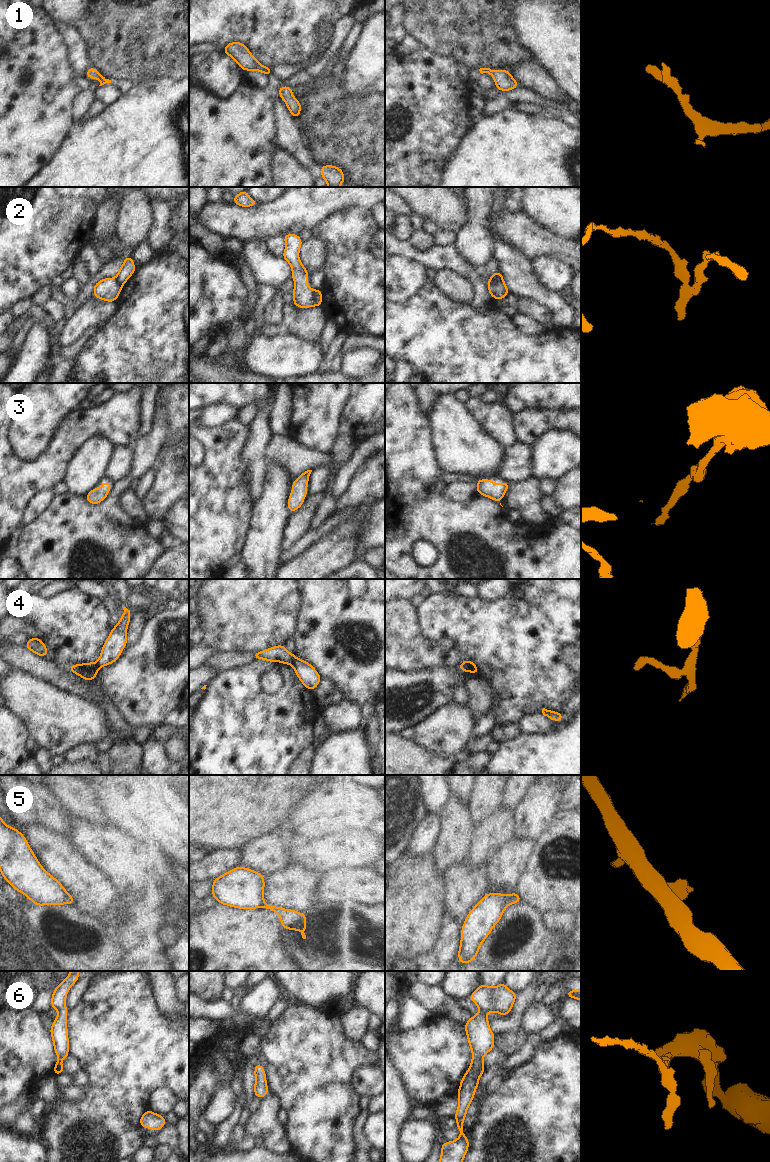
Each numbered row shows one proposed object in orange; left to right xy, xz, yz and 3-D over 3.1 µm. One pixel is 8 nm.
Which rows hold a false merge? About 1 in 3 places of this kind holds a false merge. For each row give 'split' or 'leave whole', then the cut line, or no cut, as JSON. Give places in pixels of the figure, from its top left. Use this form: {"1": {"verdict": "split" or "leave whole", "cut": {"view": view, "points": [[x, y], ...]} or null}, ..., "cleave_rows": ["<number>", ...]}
{"1": {"verdict": "leave whole", "cut": null}, "2": {"verdict": "split", "cut": {"view": "xz", "points": [[314, 290], [312, 297], [313, 305]]}}, "3": {"verdict": "leave whole", "cut": null}, "4": {"verdict": "split", "cut": {"view": "yz", "points": [[462, 662], [466, 663], [471, 671]]}}, "5": {"verdict": "split", "cut": {"view": "xy", "points": [[67, 893], [64, 903]]}}, "6": {"verdict": "leave whole", "cut": null}, "cleave_rows": ["2", "4", "5"]}

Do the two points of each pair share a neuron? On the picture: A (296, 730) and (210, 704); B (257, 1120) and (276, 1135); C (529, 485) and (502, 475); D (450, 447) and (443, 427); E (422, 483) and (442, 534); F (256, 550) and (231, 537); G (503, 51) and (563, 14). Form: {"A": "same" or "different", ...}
{"A": "same", "B": "same", "C": "different", "D": "same", "E": "same", "F": "different", "G": "different"}

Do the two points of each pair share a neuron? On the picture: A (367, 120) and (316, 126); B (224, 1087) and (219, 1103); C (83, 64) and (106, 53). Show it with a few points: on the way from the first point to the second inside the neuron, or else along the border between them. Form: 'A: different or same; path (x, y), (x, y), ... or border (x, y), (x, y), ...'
A: same; path (354, 126), (329, 126)
B: same; path (224, 1091), (223, 1099)
C: different; border (83, 39), (86, 45), (87, 57), (92, 65)

